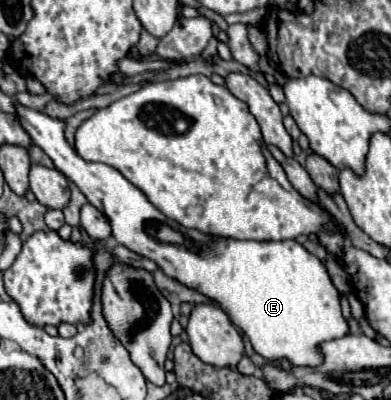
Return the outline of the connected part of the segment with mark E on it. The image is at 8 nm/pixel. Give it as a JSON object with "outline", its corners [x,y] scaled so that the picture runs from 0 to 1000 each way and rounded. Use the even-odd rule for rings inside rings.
{"outline":[[[46,265],[46,295],[61,315],[61,325],[77,335],[82,355],[107,370],[138,405],[138,415],[174,445],[184,450],[210,485],[225,495],[225,505],[256,525],[281,565],[286,565],[286,590],[302,600],[302,610],[332,620],[338,630],[389,650],[404,660],[404,670],[430,685],[430,695],[445,695],[465,715],[481,715],[537,750],[547,750],[563,770],[578,775],[588,800],[609,825],[624,830],[624,840],[639,850],[645,870],[655,885],[665,885],[685,905],[711,905],[711,900],[737,900],[747,915],[793,915],[808,920],[818,905],[829,905],[829,885],[818,865],[839,850],[880,845],[895,835],[895,815],[885,795],[875,790],[870,770],[870,730],[849,710],[849,695],[829,660],[793,635],[767,605],[757,600],[716,600],[716,605],[619,605],[619,600],[593,600],[593,595],[542,595],[512,575],[471,570],[455,555],[425,545],[389,505],[379,505],[379,490],[332,460],[302,425],[271,410],[246,410],[246,405],[220,405],[210,400],[194,375],[169,355],[164,345],[164,305],[148,295],[128,295],[113,280],[77,275],[61,265]],[[409,565],[430,565],[440,575],[455,575],[471,590],[465,610],[430,610],[409,605],[399,595],[399,575]]]}

